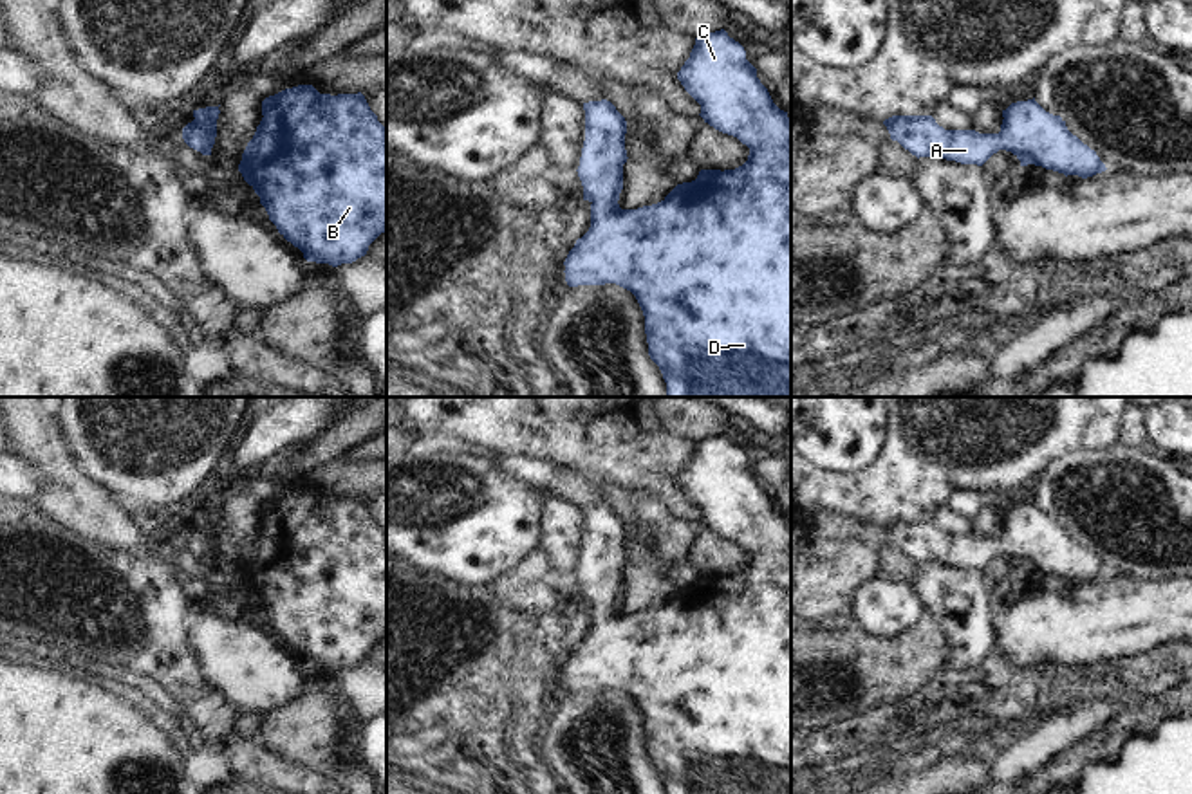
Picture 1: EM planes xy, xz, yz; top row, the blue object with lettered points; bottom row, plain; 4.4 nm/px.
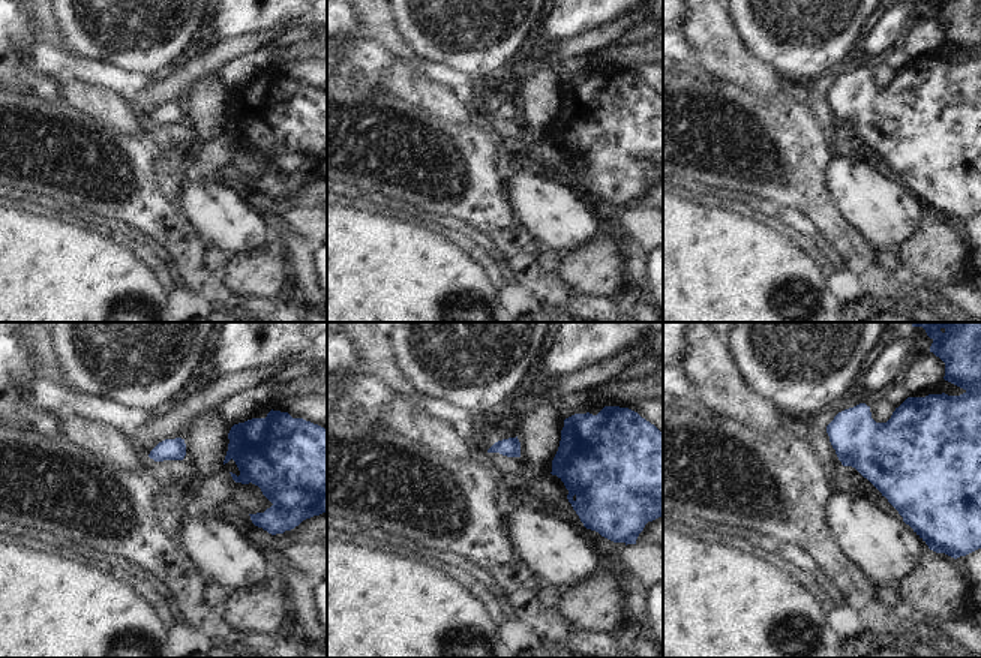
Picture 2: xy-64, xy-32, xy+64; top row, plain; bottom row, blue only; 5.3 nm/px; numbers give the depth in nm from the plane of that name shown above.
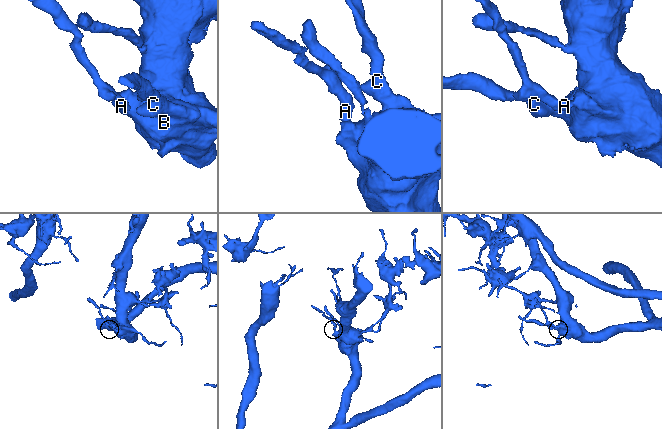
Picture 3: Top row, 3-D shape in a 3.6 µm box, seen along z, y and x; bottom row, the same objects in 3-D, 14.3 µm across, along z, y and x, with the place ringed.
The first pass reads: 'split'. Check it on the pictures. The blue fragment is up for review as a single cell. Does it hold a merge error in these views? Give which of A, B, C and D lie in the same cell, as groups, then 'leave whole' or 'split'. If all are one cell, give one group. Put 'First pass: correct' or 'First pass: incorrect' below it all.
groups A B C D; leave whole
First pass: incorrect

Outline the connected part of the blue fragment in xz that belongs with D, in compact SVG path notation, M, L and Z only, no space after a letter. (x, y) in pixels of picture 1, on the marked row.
M724 29L695 38L690 58L677 72L684 90L701 105L701 117L715 130L737 137L750 148L748 161L735 170L701 170L692 182L677 184L661 202L638 209L621 209L618 200L623 189L623 164L627 162L625 134L627 121L607 101L583 103L585 141L582 148L578 177L583 186L583 200L591 202L591 227L569 251L565 282L569 287L616 283L630 291L645 316L648 355L659 366L666 383L666 397L791 397L791 119L780 110L768 88L757 78L757 69L746 60L744 47L728 36Z

